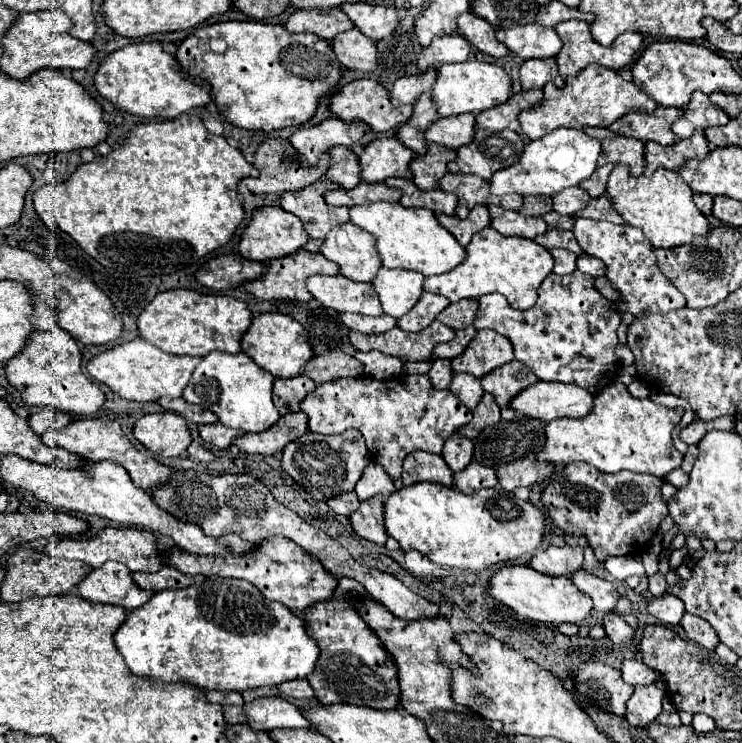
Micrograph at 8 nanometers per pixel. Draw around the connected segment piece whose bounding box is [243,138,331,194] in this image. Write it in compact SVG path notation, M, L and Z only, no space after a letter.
M271 138L267 142L263 142L257 148L257 158L255 158L255 166L261 172L257 178L243 178L243 184L253 192L253 194L283 194L287 190L299 190L305 188L317 180L321 180L327 172L327 164L331 162L329 154L323 154L319 158L319 162L315 166L303 166L299 162L299 152L295 152L295 148L291 148L289 140L283 138Z

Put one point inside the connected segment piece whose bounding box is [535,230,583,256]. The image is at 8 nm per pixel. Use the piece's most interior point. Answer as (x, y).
(552, 238)

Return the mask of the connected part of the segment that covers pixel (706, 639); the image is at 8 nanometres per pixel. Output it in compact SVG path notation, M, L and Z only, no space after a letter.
M685 614L681 620L683 630L687 632L689 640L701 644L707 650L715 650L719 644L719 636L717 632L711 628L711 624L707 624L703 618L693 616L693 614Z

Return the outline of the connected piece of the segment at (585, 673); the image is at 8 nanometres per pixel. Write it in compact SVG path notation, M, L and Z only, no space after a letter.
M601 662L581 664L575 686L591 704L617 716L625 714L625 704L633 692L633 688L623 682L619 670Z

